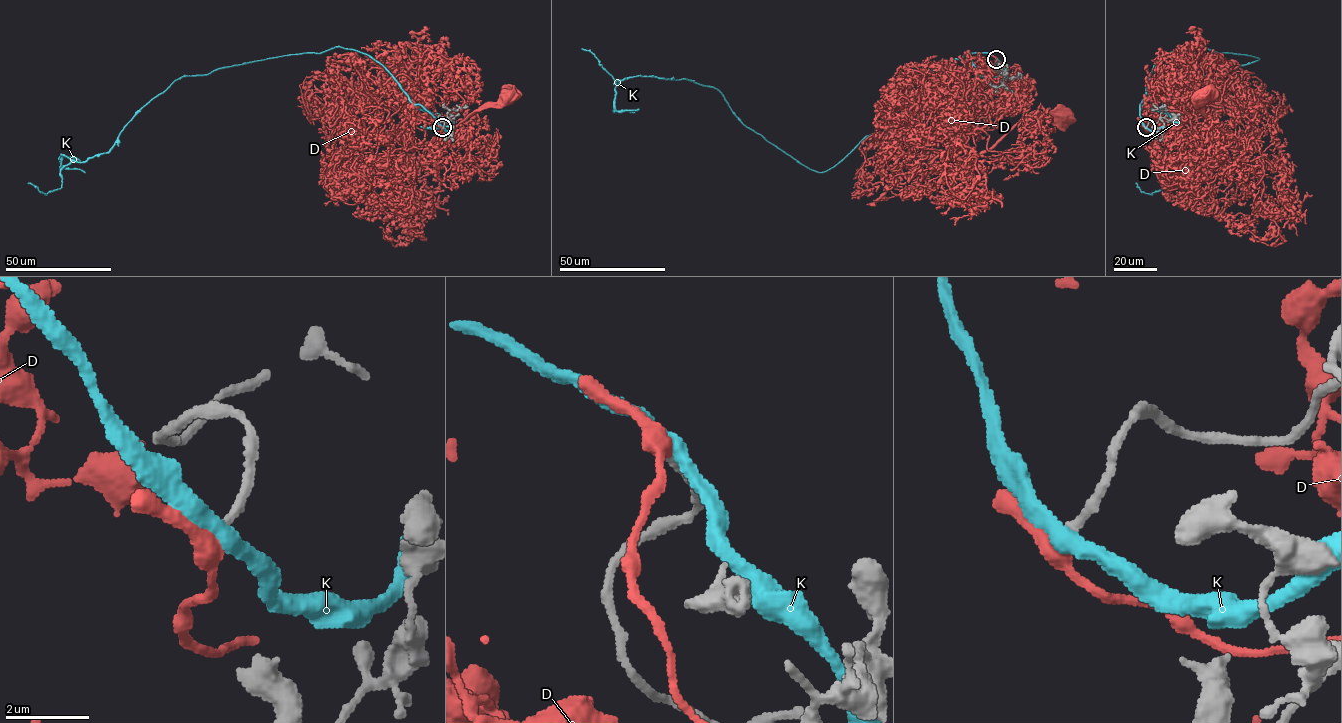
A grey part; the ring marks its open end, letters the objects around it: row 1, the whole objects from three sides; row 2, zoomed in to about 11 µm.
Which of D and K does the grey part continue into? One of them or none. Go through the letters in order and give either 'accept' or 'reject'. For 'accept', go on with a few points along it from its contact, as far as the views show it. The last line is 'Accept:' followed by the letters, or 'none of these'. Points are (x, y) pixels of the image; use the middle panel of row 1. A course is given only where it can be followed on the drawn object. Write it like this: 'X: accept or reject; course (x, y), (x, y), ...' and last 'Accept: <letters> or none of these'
D: accept; course (997, 59), (1007, 90), (989, 112), (989, 124), (956, 139), (956, 155), (977, 157), (1028, 117), (1063, 115)
K: reject
Accept: D

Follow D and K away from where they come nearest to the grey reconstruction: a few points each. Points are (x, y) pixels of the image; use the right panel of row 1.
D: (1146, 127), (1155, 133), (1191, 132), (1197, 138), (1209, 138), (1216, 149), (1245, 149), (1204, 113), (1202, 94)
K: (1146, 127), (1139, 105), (1163, 55), (1202, 46), (1259, 59), (1174, 95), (1170, 184), (1148, 194), (1135, 183)

